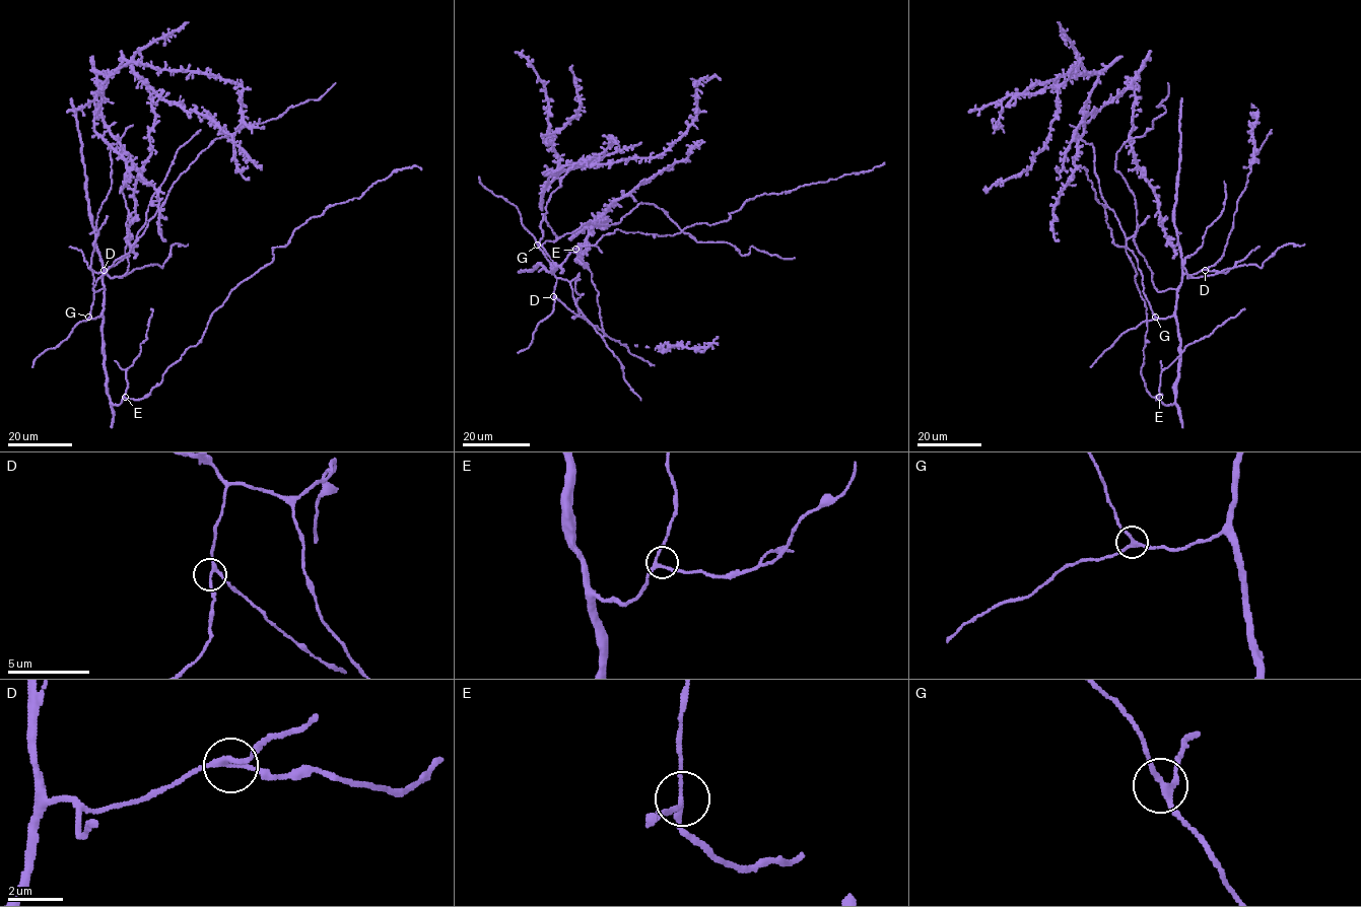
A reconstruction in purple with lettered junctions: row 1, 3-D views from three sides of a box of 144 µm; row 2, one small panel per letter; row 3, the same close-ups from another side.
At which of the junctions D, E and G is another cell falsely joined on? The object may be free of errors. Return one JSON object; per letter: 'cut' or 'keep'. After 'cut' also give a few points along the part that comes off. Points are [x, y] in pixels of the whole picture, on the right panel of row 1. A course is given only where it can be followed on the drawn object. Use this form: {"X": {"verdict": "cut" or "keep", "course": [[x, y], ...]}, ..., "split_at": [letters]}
{"D": {"verdict": "keep"}, "E": {"verdict": "keep"}, "G": {"verdict": "keep"}, "split_at": []}

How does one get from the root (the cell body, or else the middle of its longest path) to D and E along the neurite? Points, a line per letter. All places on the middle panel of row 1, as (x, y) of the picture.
D: (545, 256), (556, 278), (553, 297)
E: (545, 256), (553, 271), (575, 249)

